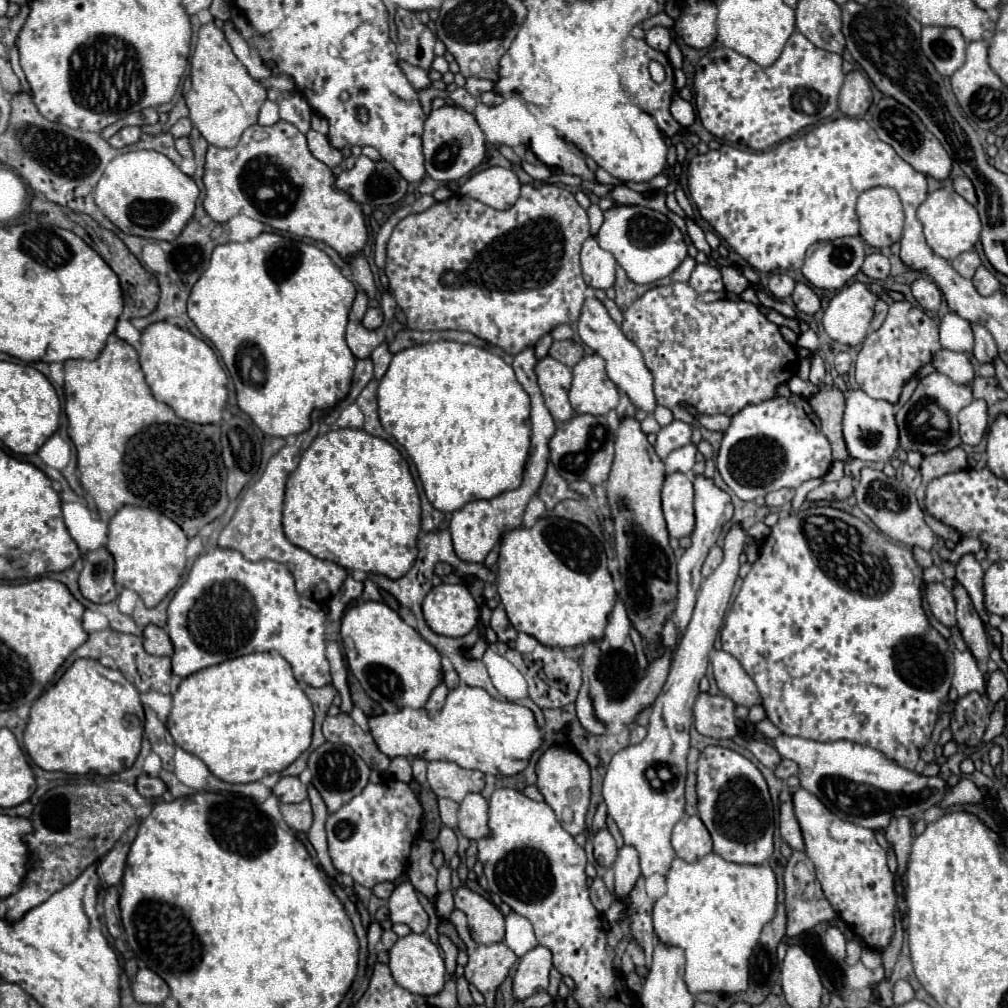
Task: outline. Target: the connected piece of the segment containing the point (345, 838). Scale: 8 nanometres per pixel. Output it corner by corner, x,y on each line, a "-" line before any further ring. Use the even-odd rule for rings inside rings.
385,778
379,784
369,782
349,804
327,816
325,830
335,870
367,888
387,880
393,882
405,870
421,816
423,806
409,784
395,782
395,778

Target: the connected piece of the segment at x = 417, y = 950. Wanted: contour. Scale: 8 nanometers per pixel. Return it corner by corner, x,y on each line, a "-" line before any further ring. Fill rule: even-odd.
407,934
399,938
389,950
389,968
399,986
419,996
435,996
445,986
445,964
437,946
423,934

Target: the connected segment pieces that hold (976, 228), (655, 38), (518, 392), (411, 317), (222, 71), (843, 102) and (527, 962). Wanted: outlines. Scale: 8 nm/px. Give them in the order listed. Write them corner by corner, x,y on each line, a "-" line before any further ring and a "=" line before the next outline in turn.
939,188
927,196
927,200
917,208
917,218
923,224
923,232
927,238
927,244
935,254
939,254
945,260
957,258
961,252
973,250
973,246
979,240
981,234
981,222
979,214
973,204
969,204
963,196
955,194
953,190
=
653,26
653,28
647,32
645,42
647,42
651,48
659,50
659,52
667,52
667,48
671,46
669,30
667,30
667,28
663,28
663,26
=
453,340
405,348
393,356
385,376
379,380
377,404
381,426
413,458
425,494
437,510
455,512
473,500
491,500
507,490
519,488
531,446
531,400
517,382
513,368
501,356
=
525,184
521,186
521,196
519,200
509,208
509,210
495,210
479,200
455,194
443,202
433,204
429,210
419,212
419,214
409,214
407,218
403,218
387,244
387,266
385,266
385,274
389,278
389,286
393,288
393,296
399,304
399,308
405,312
407,316
407,326
411,330
419,330
419,332
427,332
427,330
463,330
463,332
471,332
495,346
501,346
507,354
515,356
521,350
533,346
543,334
551,332
555,326
559,324
573,324
577,322
581,308
583,308
583,300
585,300
585,290
587,284
581,276
581,264
579,264
579,252
581,252
581,244
589,238
589,220
587,220
587,212
577,204
575,196
565,190
565,188
557,188
553,184
543,184
539,188
=
213,22
199,28
195,52
191,58
191,92
187,94
189,118
205,140
217,148
233,148
243,130
257,124
261,104
267,100
267,90
259,80
251,78
247,68
237,60
225,34
=
859,70
849,72
845,76
845,84
839,94
839,110
847,116
859,118
867,112
871,102
873,102
873,94
865,76
=
543,946
529,950
517,966
513,976
513,996
517,1000
525,1000
549,986
549,970
551,970
551,952

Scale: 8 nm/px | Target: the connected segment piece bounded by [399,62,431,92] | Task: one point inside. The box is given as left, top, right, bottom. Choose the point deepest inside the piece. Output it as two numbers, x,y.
418,77

